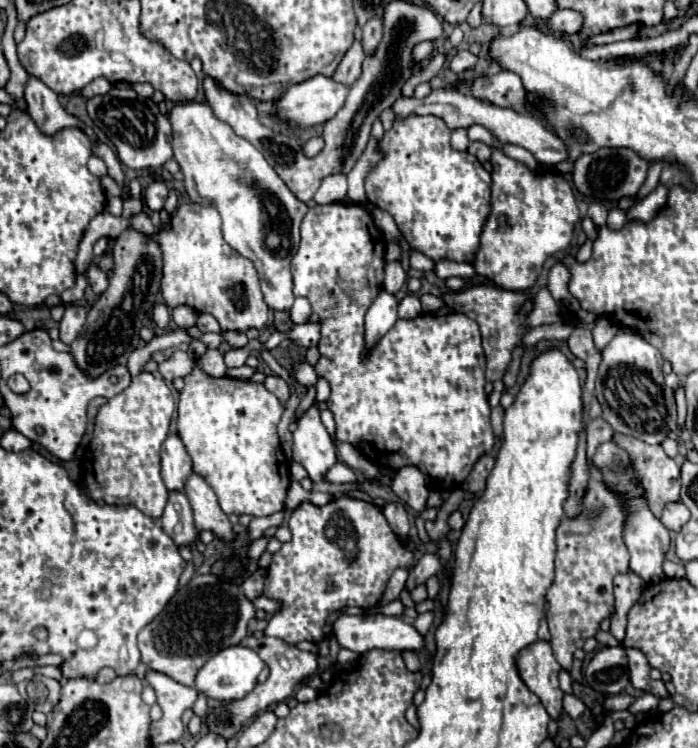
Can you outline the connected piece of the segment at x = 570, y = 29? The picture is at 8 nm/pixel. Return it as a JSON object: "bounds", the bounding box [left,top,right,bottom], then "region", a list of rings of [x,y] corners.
{"bounds":[546,9,582,35],"region":[[[570,9],[556,11],[556,13],[552,13],[552,17],[548,17],[546,25],[552,31],[564,33],[564,35],[574,35],[582,27],[582,15],[576,11],[570,11]]]}

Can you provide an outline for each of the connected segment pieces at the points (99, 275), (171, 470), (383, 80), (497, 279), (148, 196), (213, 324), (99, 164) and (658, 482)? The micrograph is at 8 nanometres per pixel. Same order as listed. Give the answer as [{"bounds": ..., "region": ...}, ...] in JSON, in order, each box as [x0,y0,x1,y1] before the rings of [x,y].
[{"bounds":[86,263,108,293],"region":[[[90,263],[88,265],[88,269],[86,269],[86,277],[88,277],[88,283],[90,283],[90,287],[92,287],[92,291],[94,293],[104,293],[106,291],[106,281],[108,281],[108,277],[106,277],[106,273],[102,273],[100,269],[98,269],[98,265],[94,265],[94,263]]]},{"bounds":[162,435,192,491],"region":[[[168,435],[162,443],[162,481],[172,491],[184,491],[188,477],[192,475],[192,459],[186,453],[178,435]]]},{"bounds":[204,1,442,201],"region":[[[392,1],[384,9],[384,37],[378,47],[378,51],[372,57],[364,59],[362,65],[362,75],[360,79],[350,87],[348,97],[344,107],[332,117],[330,121],[324,123],[324,139],[326,145],[316,157],[306,157],[302,147],[298,145],[296,137],[288,137],[284,133],[278,133],[258,121],[256,107],[250,97],[244,95],[234,95],[230,91],[220,89],[210,77],[204,79],[204,91],[206,91],[206,101],[212,105],[214,115],[220,121],[226,121],[232,125],[236,135],[248,139],[264,159],[276,169],[276,173],[282,177],[282,181],[288,185],[288,189],[300,199],[300,201],[310,201],[322,181],[330,175],[348,175],[360,155],[364,153],[364,147],[370,139],[370,127],[374,119],[388,109],[398,97],[400,97],[400,87],[402,83],[412,75],[410,63],[412,63],[412,47],[414,43],[420,41],[434,41],[442,35],[442,21],[440,17],[430,11],[428,7],[418,7],[414,3],[404,3],[404,1]]]},{"bounds":[468,125,580,291],"region":[[[482,125],[468,127],[468,137],[472,141],[484,141],[490,147],[494,147],[494,153],[492,153],[492,159],[490,159],[492,169],[494,169],[492,171],[492,201],[490,201],[492,209],[490,209],[490,215],[484,223],[482,233],[480,233],[480,249],[478,249],[472,265],[474,265],[478,275],[494,281],[502,289],[512,289],[512,291],[530,289],[536,283],[544,261],[550,255],[568,249],[572,239],[574,239],[574,227],[580,221],[580,213],[578,213],[578,207],[576,207],[572,187],[560,173],[538,175],[538,171],[528,169],[524,163],[506,157],[500,151],[500,143],[494,141],[490,137],[488,129],[484,129]]]},{"bounds":[144,181,168,211],"region":[[[154,181],[144,191],[144,203],[150,211],[160,211],[168,197],[168,187],[164,181]]]},{"bounds":[196,315,222,333],"region":[[[198,315],[198,323],[196,323],[196,327],[200,329],[200,331],[212,331],[212,333],[222,333],[222,329],[220,329],[220,325],[218,325],[218,321],[212,317],[212,315]]]},{"bounds":[87,155,107,177],"region":[[[92,155],[87,163],[89,171],[97,177],[102,177],[107,174],[107,167],[102,159]]]},{"bounds":[614,435,680,517],"region":[[[616,435],[614,441],[618,445],[622,445],[626,449],[626,453],[630,455],[630,469],[636,471],[636,481],[644,487],[648,507],[654,513],[654,517],[660,517],[660,513],[664,511],[664,505],[680,501],[680,467],[676,465],[674,459],[670,459],[662,451],[660,445],[648,445],[648,443],[640,441],[640,439],[620,437],[620,435]]]}]

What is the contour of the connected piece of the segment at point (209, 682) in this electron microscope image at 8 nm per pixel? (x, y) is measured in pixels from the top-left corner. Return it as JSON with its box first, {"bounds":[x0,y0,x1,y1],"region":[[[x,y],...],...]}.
{"bounds":[196,645,264,701],"region":[[[234,645],[228,649],[222,649],[220,653],[216,653],[196,675],[196,689],[210,697],[210,699],[218,699],[218,701],[238,701],[240,697],[246,697],[254,685],[256,685],[256,677],[258,673],[264,669],[264,661],[248,647],[242,645]]]}

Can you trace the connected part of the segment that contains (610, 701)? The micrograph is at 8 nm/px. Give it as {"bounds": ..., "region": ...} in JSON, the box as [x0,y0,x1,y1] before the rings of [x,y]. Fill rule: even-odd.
{"bounds":[604,695,634,711],"region":[[[612,695],[612,697],[606,697],[604,699],[604,709],[606,711],[620,711],[620,709],[626,709],[634,699],[630,695]]]}

